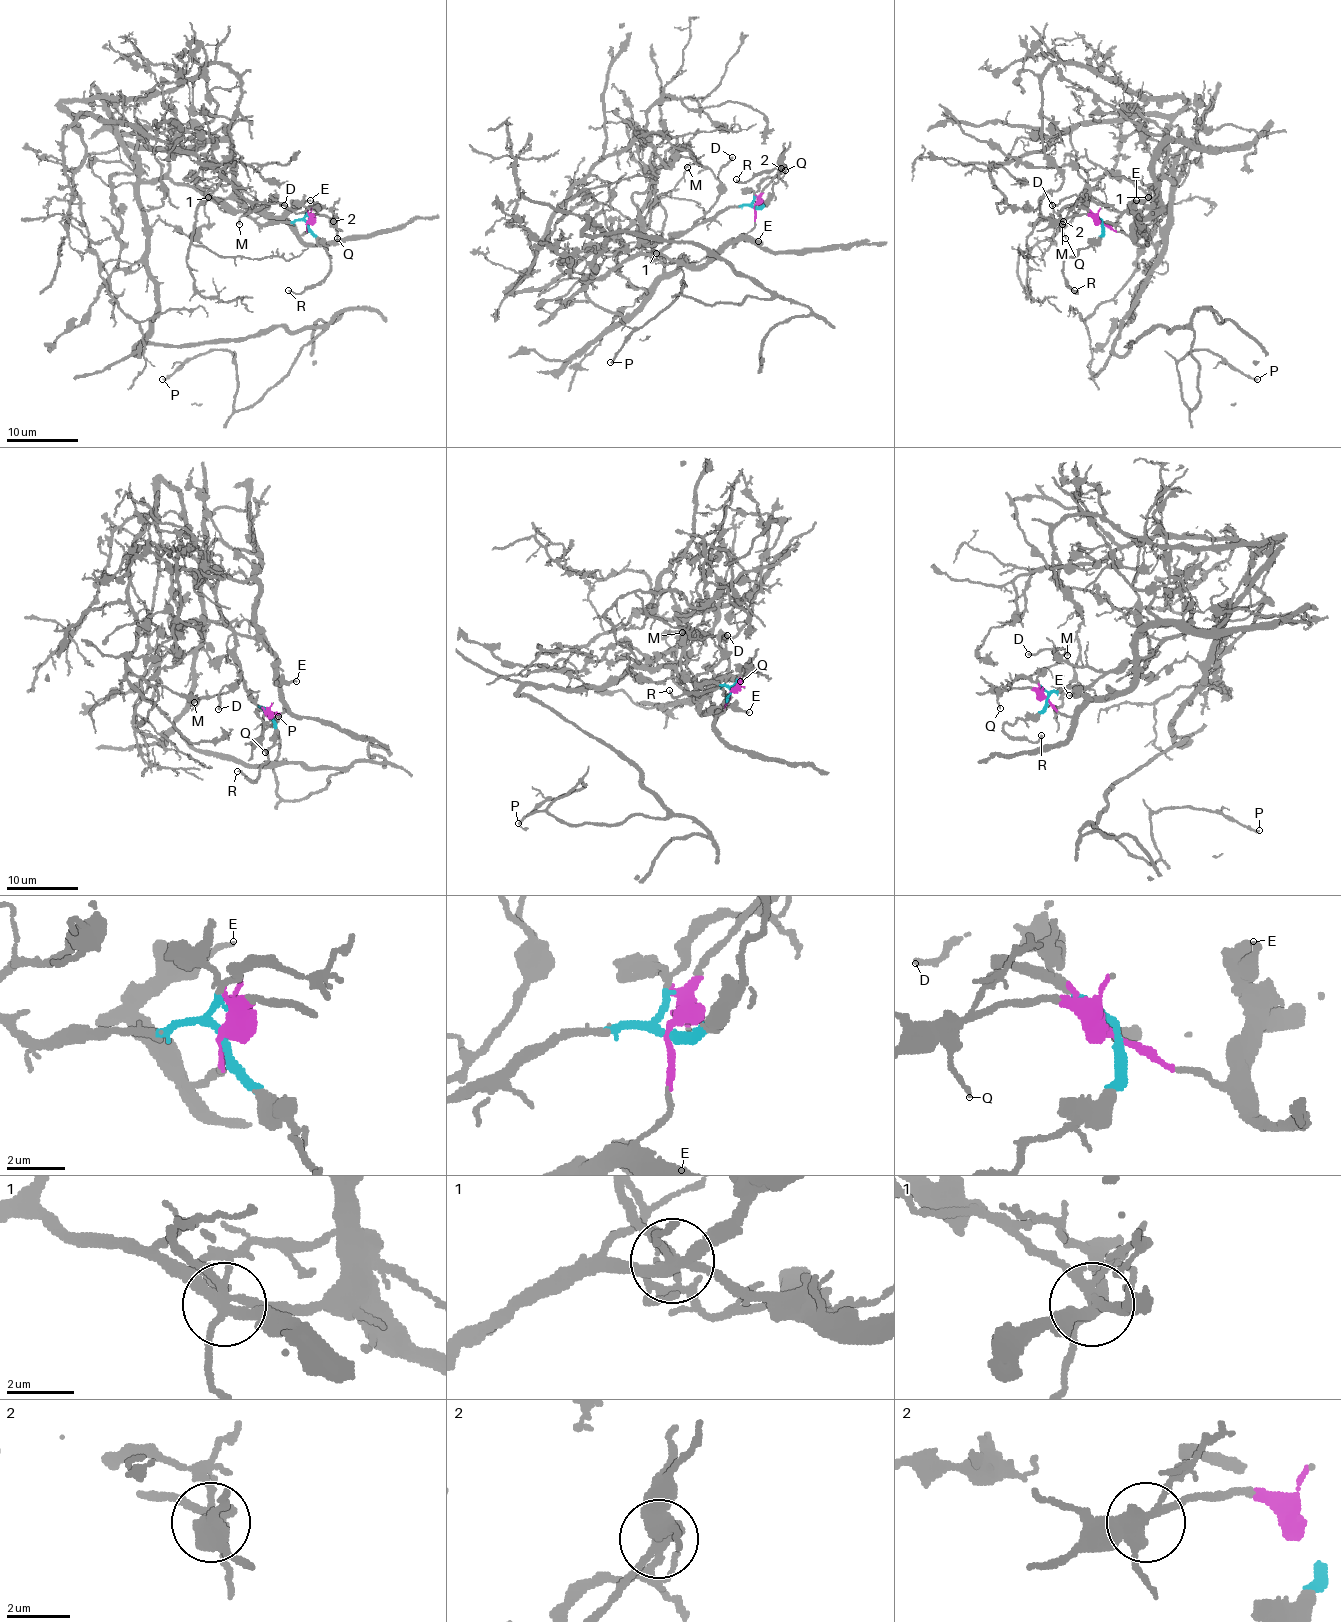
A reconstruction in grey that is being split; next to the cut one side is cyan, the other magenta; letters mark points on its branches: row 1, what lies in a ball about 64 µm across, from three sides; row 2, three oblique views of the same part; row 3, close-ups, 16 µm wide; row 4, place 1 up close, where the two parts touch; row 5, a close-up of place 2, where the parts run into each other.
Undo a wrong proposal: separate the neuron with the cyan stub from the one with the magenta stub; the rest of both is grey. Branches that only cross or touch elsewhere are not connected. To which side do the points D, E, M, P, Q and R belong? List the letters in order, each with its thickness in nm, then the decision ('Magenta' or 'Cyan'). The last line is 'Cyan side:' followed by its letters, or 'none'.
D: Thickness 220 nm. Cyan
E: Thickness 180 nm. Magenta
M: Thickness 140 nm. Cyan
P: Thickness 240 nm. Cyan
Q: Thickness 160 nm. Magenta
R: Thickness 200 nm. Cyan
Cyan side: D, M, P, R

